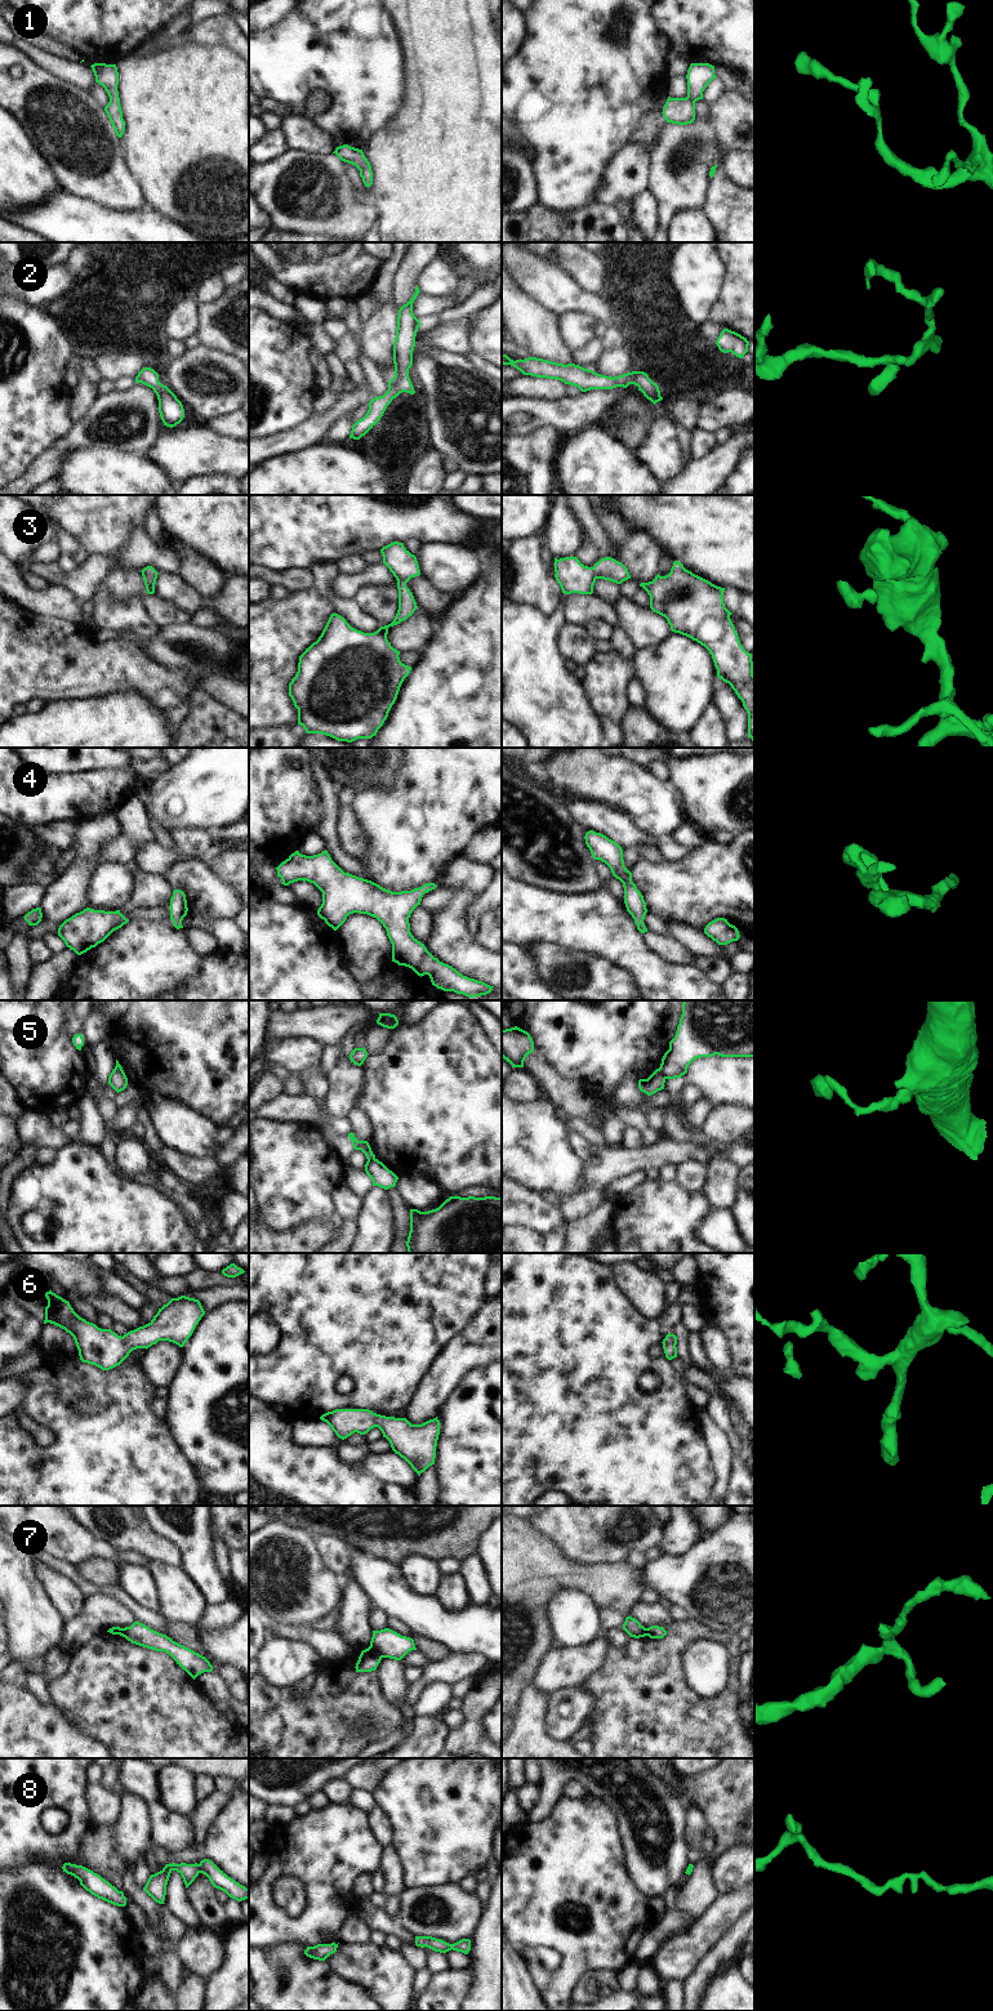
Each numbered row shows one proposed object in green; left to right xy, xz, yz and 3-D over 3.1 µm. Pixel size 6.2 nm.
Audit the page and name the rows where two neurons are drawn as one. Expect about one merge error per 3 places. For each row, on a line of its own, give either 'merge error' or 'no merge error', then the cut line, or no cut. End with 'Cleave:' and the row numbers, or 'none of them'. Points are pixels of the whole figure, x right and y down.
1: no merge error; cut none
2: no merge error; cut none
3: no merge error; cut none
4: no merge error; cut none
5: merge error; cut yz (659, 1068), (666, 1078)
6: no merge error; cut none
7: merge error; cut xz (369, 1646), (382, 1657)
8: no merge error; cut none
Cleave: 5, 7

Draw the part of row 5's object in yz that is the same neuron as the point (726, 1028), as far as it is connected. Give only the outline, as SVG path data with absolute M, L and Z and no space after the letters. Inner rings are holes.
M683 1000L682 1015L660 1071L665 1079L681 1078L699 1057L754 1057L754 1000Z

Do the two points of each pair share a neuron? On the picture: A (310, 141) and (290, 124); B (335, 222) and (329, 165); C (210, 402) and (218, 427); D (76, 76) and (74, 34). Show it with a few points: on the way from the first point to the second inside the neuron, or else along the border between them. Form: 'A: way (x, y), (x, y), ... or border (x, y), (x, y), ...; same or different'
A: way (304, 136), (295, 129); same
B: way (328, 208), (323, 201), (323, 179); same
C: border (235, 410), (212, 418), (204, 424); different
D: border (84, 59), (96, 62); different

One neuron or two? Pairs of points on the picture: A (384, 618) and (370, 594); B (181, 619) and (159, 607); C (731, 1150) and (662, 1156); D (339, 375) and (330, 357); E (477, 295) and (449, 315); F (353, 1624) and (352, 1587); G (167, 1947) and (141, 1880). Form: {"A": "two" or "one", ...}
{"A": "one", "B": "one", "C": "two", "D": "one", "E": "one", "F": "one", "G": "two"}

